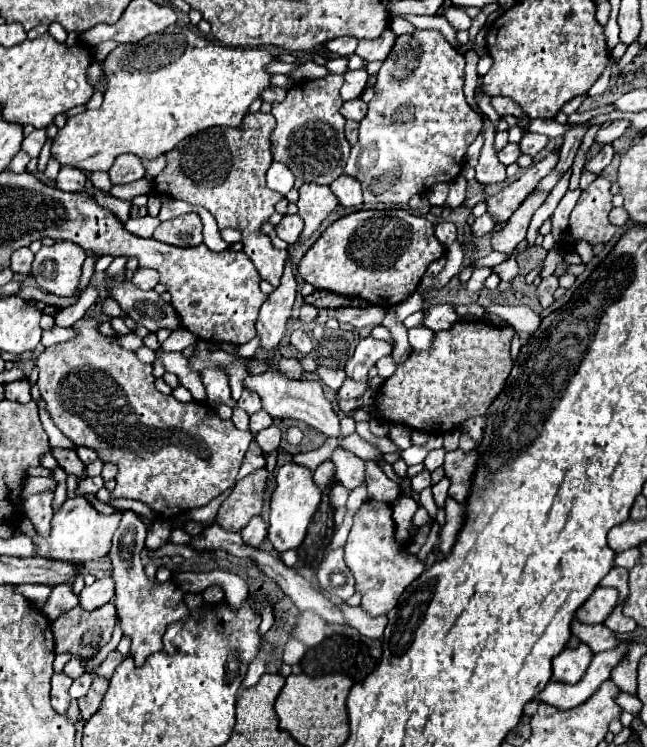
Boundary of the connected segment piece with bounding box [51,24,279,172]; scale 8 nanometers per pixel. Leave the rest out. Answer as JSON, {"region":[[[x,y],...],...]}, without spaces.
{"region":[[[173,24],[161,34],[149,36],[139,44],[119,44],[105,60],[105,72],[109,76],[105,100],[97,110],[85,110],[71,116],[53,138],[51,156],[55,156],[59,164],[69,164],[87,172],[109,170],[113,160],[125,152],[137,154],[139,158],[157,158],[199,130],[213,126],[239,128],[249,106],[265,88],[271,88],[271,74],[265,68],[279,60],[279,56],[263,48],[219,46],[203,38],[199,32]]]}

